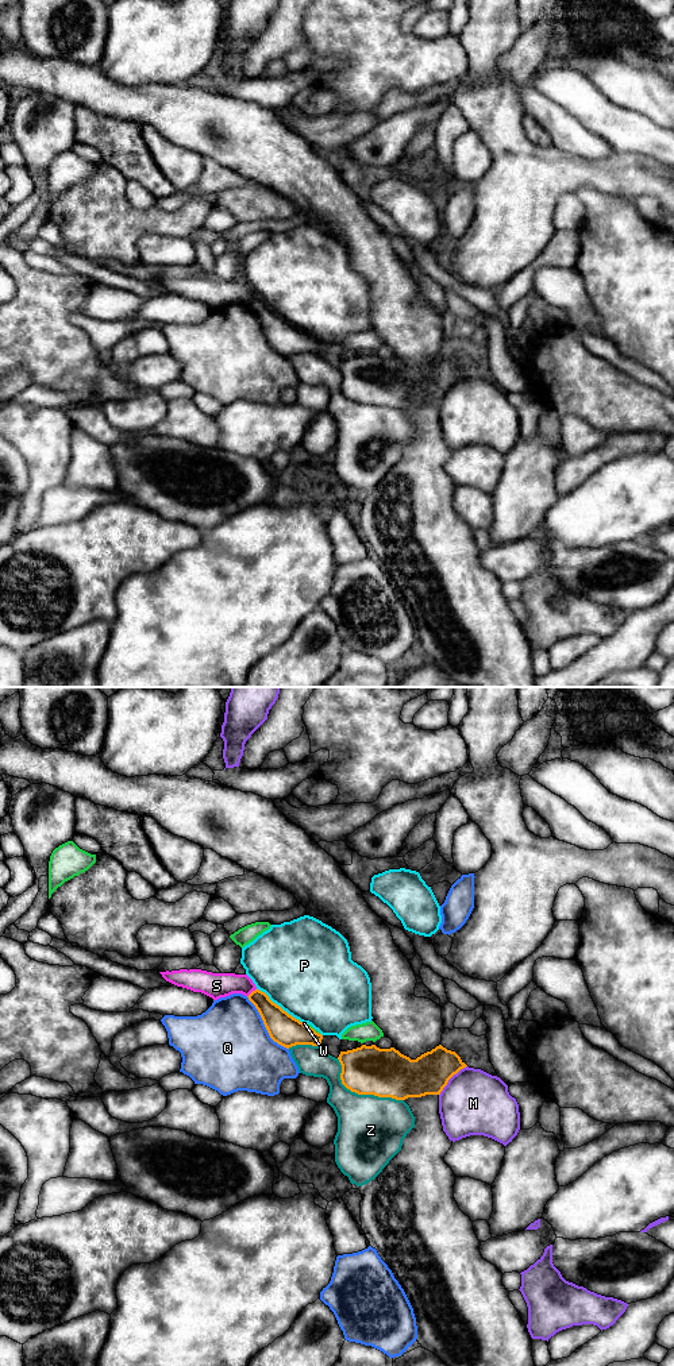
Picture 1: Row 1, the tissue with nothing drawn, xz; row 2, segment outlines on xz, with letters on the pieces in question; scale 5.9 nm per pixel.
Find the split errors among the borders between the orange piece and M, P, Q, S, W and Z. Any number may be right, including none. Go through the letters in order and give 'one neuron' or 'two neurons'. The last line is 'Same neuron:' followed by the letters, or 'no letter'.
M: two neurons
P: two neurons
Q: two neurons
S: two neurons
W: two neurons
Z: two neurons
Same neuron: no letter

